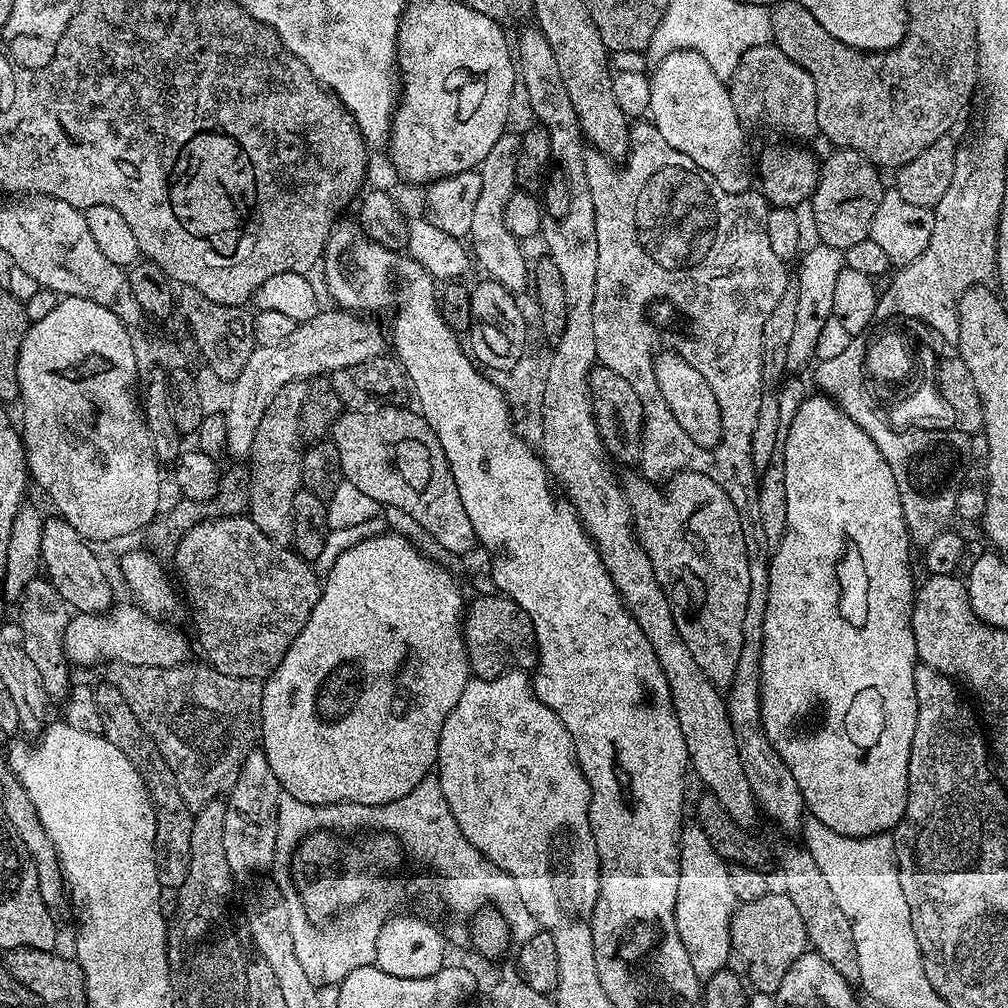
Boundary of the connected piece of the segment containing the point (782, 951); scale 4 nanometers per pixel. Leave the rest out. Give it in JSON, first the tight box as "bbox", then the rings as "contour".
{"bbox":[731,890,809,995],"contour":[[[776,890],[755,902],[740,904],[731,920],[731,959],[746,966],[747,983],[760,992],[775,995],[787,970],[809,947],[806,926],[788,895]]]}

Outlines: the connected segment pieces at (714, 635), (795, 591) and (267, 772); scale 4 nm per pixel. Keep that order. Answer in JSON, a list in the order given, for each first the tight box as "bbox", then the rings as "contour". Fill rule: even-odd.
[{"bbox":[623,472,750,690],"contour":[[[679,472],[662,487],[635,474],[623,481],[624,497],[632,512],[636,541],[642,546],[656,580],[672,603],[672,617],[690,646],[694,662],[713,687],[726,690],[736,676],[744,652],[744,623],[750,602],[750,562],[746,533],[734,502],[702,473]]]},{"bbox":[758,394,918,836],"contour":[[[809,394],[798,406],[798,414],[794,414],[790,426],[782,436],[782,463],[786,482],[786,530],[780,543],[775,545],[773,552],[776,553],[767,561],[768,601],[764,615],[764,641],[758,665],[760,721],[766,738],[770,738],[782,762],[790,766],[790,774],[794,774],[794,782],[798,782],[798,790],[811,819],[830,826],[830,830],[843,836],[888,834],[900,823],[906,810],[910,746],[914,742],[914,726],[918,726],[918,694],[914,690],[914,670],[918,657],[912,629],[913,561],[908,560],[910,539],[900,491],[894,474],[890,474],[890,466],[886,466],[886,458],[879,453],[870,436],[835,401],[823,394]]]},{"bbox":[222,750,281,877],"contour":[[[253,750],[246,762],[242,762],[224,805],[226,822],[222,825],[222,846],[226,849],[226,862],[230,862],[233,877],[252,876],[274,864],[278,838],[276,811],[281,795],[280,783],[274,778],[274,770],[270,770],[266,754],[263,750]]]}]

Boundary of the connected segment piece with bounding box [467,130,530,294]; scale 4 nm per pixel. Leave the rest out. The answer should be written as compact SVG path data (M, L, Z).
M505 130L502 138L494 142L494 147L478 169L482 178L482 190L474 206L474 219L470 222L467 239L470 241L470 252L475 263L485 268L487 275L506 286L509 292L520 294L530 284L530 264L524 261L524 252L520 249L521 241L510 230L506 230L504 215L506 202L516 193L516 156L520 153L520 136Z

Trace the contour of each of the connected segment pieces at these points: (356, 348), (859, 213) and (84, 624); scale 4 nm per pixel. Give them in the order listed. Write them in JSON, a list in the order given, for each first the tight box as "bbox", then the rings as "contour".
[{"bbox":[222,310,386,458],"contour":[[[321,310],[314,318],[297,323],[296,329],[278,346],[257,346],[250,354],[250,359],[246,361],[246,366],[242,366],[242,374],[238,374],[236,380],[231,381],[232,393],[228,396],[228,405],[224,408],[222,419],[224,422],[224,446],[227,455],[244,458],[252,441],[252,434],[255,433],[257,421],[262,420],[262,414],[270,406],[274,394],[278,394],[281,384],[291,379],[300,377],[323,377],[346,366],[358,366],[362,362],[372,360],[375,356],[383,356],[386,352],[386,336],[380,333],[380,328],[376,324],[371,324],[371,319],[361,318],[347,310],[332,310],[328,312]]]},{"bbox":[810,148,886,250],"contour":[[[849,148],[832,150],[828,157],[823,157],[820,177],[810,201],[812,220],[816,223],[817,234],[820,235],[817,236],[819,243],[843,250],[869,239],[870,222],[874,219],[874,212],[882,202],[886,189],[880,176],[881,169]]]},{"bbox":[64,602,189,668],"contour":[[[132,602],[127,603],[117,603],[103,614],[76,612],[69,619],[64,635],[64,652],[68,655],[69,665],[92,668],[102,663],[169,668],[189,659],[188,640],[182,633],[171,632],[164,625],[167,623],[157,622],[143,608]]]}]

